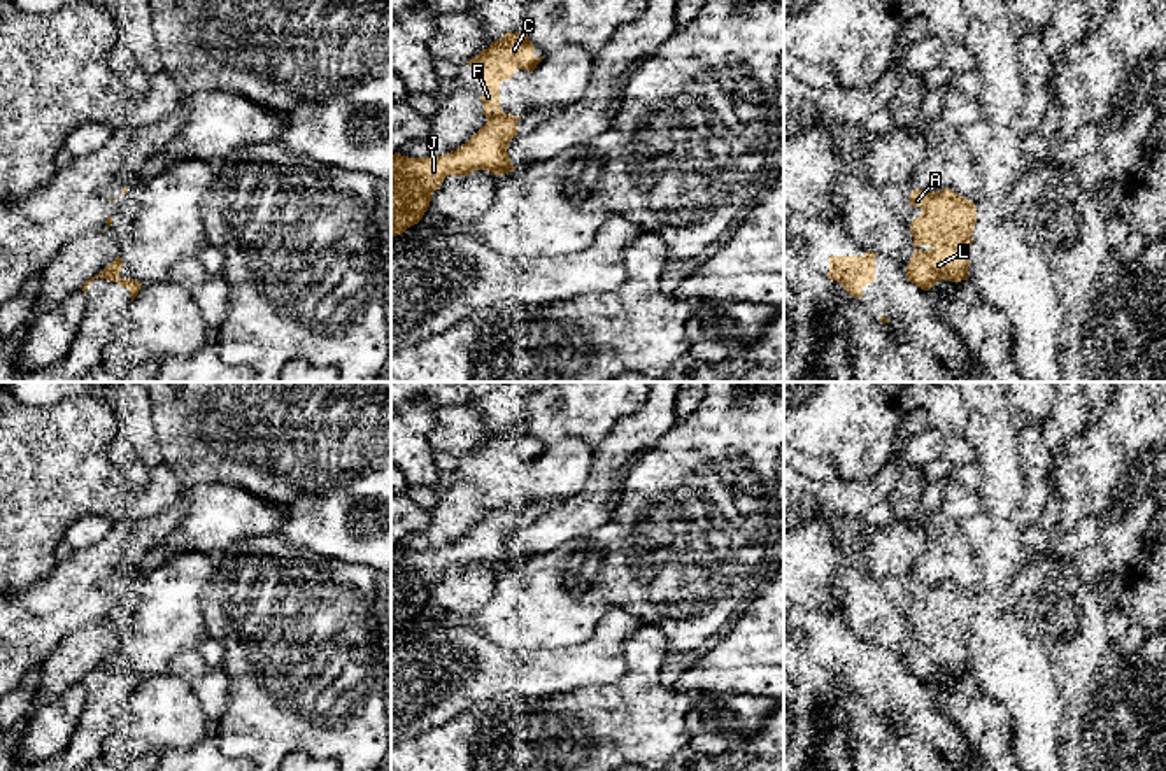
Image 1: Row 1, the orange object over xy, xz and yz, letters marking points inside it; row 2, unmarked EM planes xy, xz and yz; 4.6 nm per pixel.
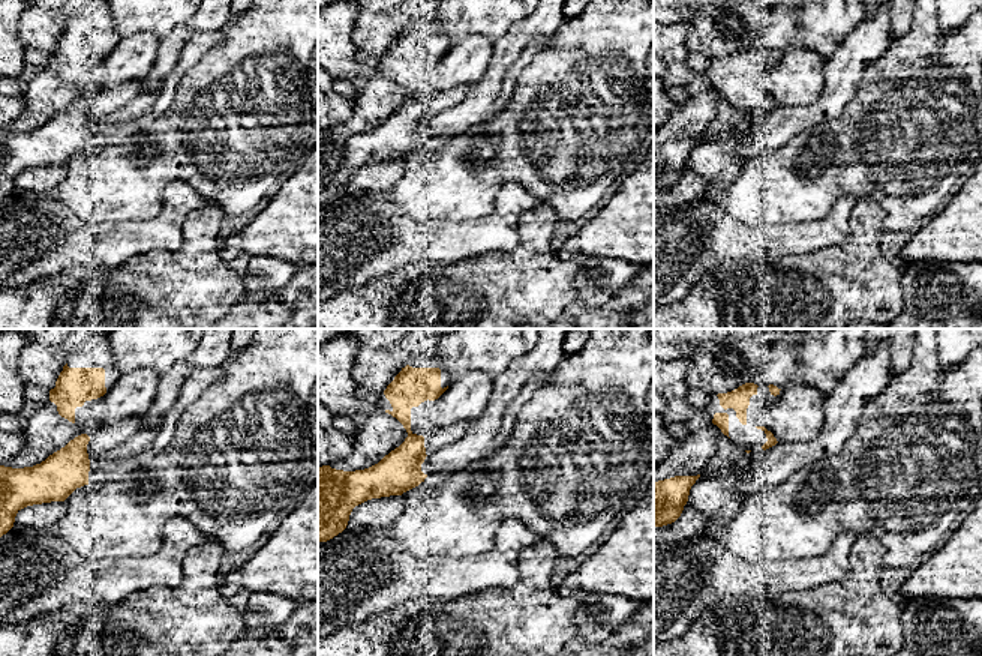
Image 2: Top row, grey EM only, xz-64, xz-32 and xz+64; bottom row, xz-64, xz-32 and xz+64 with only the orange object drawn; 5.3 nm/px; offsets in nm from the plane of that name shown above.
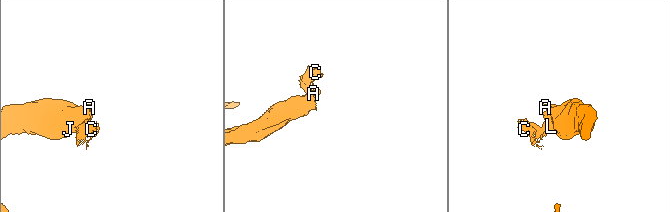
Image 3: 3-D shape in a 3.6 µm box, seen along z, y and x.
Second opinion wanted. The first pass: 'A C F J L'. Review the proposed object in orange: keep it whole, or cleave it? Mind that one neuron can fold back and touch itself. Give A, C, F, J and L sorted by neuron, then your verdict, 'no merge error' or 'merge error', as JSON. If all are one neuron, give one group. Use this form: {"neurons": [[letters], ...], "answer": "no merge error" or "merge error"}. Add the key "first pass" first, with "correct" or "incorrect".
{"first pass": "incorrect", "neurons": [["A", "J", "L"], ["C", "F"]], "answer": "merge error"}

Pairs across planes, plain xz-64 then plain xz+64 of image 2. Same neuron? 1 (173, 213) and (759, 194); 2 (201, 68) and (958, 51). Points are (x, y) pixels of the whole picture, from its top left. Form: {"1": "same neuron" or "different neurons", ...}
{"1": "different neurons", "2": "same neuron"}

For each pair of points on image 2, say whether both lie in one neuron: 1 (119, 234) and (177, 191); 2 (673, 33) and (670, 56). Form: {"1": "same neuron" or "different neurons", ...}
{"1": "same neuron", "2": "same neuron"}

